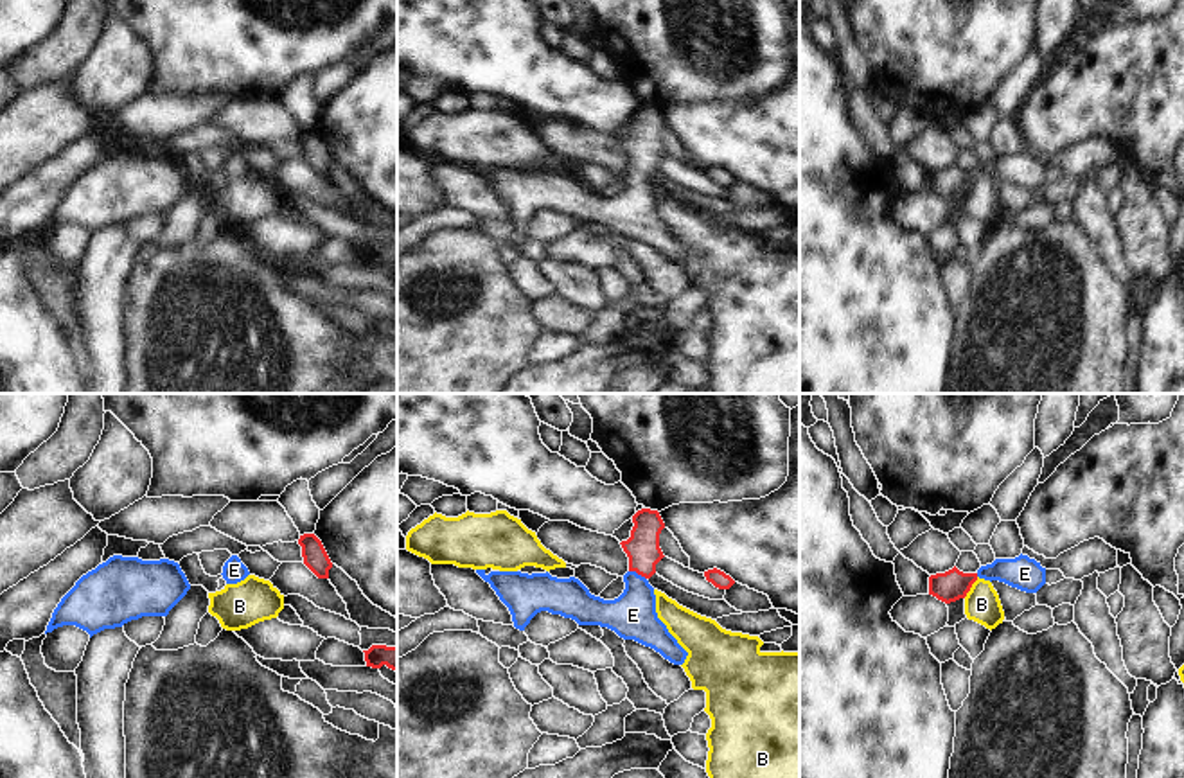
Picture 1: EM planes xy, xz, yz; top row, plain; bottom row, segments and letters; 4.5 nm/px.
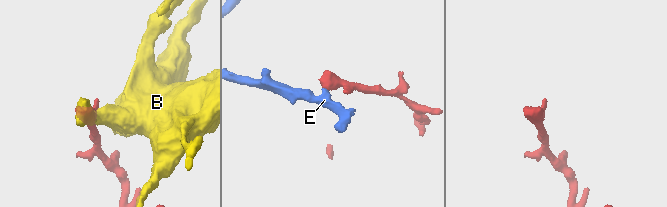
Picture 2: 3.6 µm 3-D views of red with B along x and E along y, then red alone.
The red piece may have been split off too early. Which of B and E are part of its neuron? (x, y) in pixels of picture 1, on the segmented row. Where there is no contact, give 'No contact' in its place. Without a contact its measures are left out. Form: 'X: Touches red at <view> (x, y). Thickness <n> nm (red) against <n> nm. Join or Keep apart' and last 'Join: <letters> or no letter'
B: Touches red at yz (971, 586). Thickness 140 nm (red) against 160 nm. Keep apart
E: Touches red at xz (638, 574). Thickness 150 nm (red) against 220 nm. Join
Join: E.

